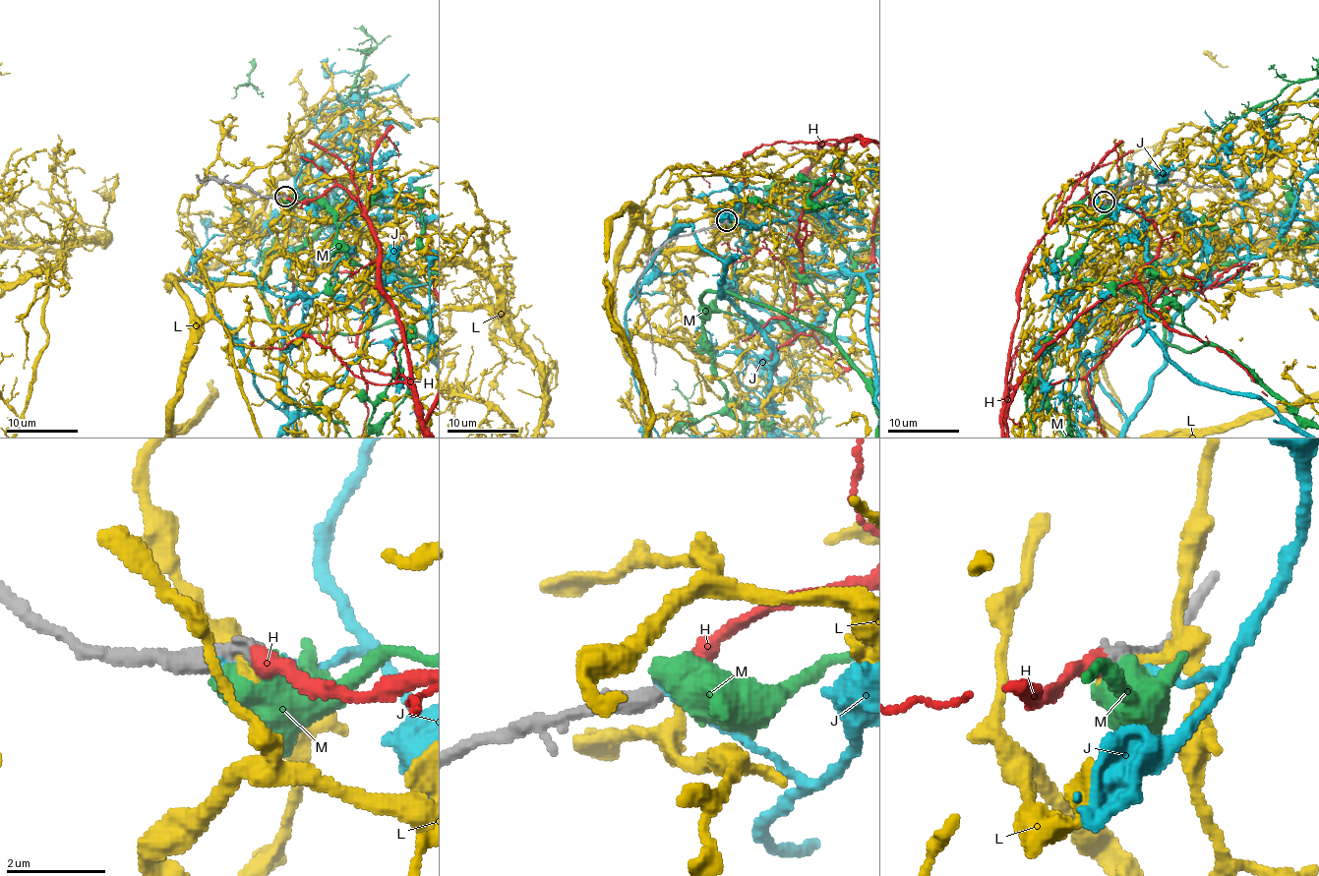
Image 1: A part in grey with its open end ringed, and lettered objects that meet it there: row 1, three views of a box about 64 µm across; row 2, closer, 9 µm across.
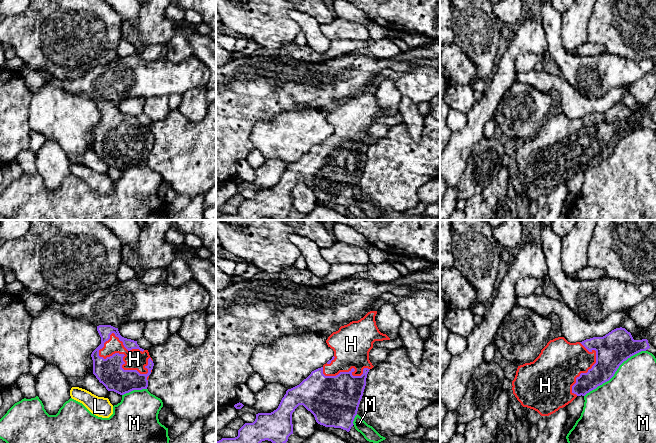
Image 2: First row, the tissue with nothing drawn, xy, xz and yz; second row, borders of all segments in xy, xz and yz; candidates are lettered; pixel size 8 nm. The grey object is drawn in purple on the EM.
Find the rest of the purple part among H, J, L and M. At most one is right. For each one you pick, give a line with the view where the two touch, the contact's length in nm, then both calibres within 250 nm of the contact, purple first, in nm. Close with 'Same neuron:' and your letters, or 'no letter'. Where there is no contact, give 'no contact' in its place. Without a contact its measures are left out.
H: meets purple in xy; contact 440 nm long; 220 nm thick on the purple side, 160 nm on the other
Same neuron: H

